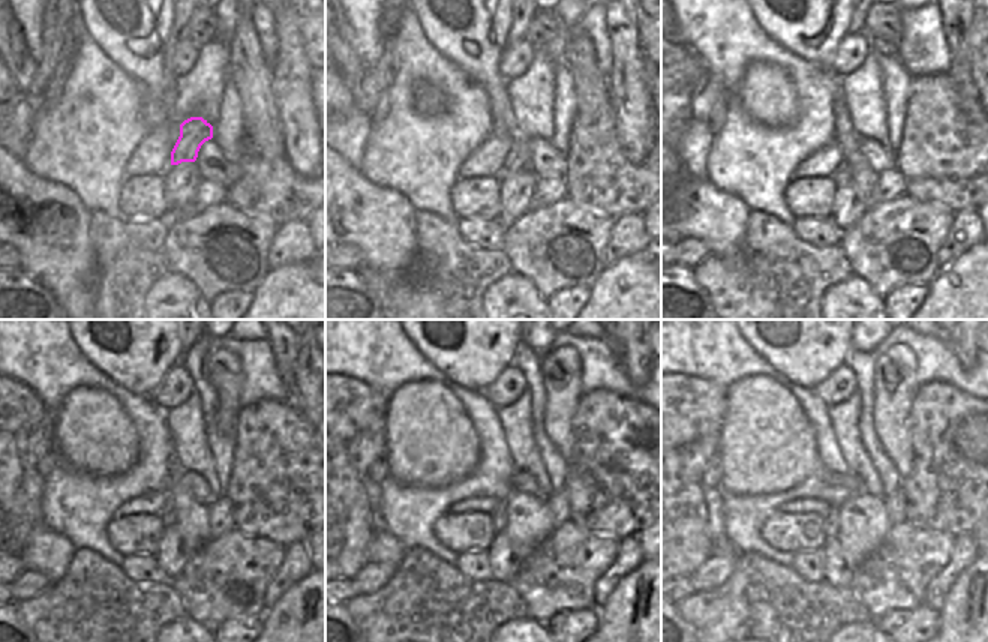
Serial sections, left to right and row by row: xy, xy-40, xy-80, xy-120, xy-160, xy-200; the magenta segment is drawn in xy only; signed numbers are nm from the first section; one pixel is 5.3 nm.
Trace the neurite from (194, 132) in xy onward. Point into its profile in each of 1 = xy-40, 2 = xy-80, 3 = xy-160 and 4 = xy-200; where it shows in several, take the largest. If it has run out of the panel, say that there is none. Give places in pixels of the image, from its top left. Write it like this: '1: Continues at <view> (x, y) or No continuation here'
1: Continues at xy-40 (519, 156)
2: Continues at xy-80 (841, 177)
3: Continues at xy-160 (499, 515)
4: Continues at xy-200 (832, 521).

